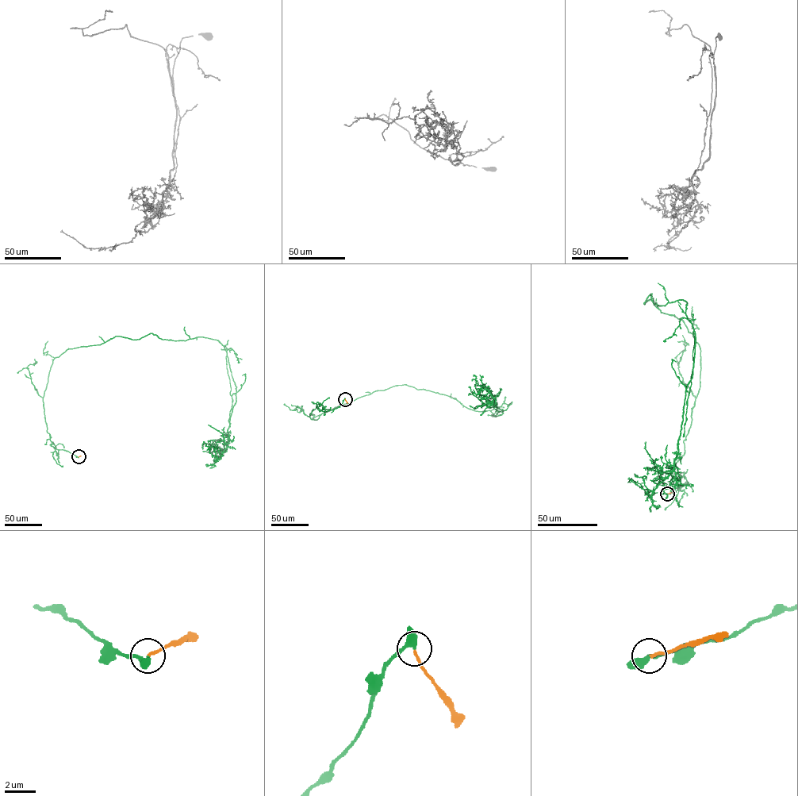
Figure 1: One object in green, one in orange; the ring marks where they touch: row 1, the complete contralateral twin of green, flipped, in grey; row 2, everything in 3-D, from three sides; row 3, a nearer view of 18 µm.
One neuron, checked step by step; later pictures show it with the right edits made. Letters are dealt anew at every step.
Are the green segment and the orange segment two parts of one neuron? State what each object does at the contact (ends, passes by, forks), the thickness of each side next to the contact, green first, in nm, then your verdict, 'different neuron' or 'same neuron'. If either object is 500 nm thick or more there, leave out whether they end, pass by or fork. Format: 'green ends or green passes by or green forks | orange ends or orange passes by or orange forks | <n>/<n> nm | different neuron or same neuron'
green passes by | orange ends | 320/160 nm | same neuron

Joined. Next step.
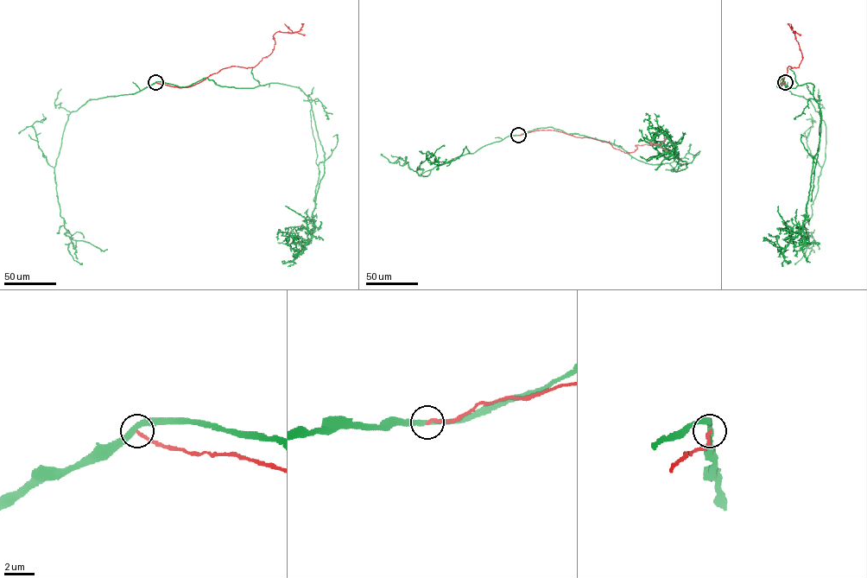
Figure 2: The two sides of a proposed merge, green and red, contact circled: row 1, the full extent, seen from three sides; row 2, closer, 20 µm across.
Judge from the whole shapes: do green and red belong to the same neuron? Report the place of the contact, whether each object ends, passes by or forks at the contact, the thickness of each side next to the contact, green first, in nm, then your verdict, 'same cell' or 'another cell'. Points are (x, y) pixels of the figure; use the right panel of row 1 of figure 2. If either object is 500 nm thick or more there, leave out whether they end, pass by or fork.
place (785, 82); green passes by; red ends; calibres 360 and 200 nm; another cell

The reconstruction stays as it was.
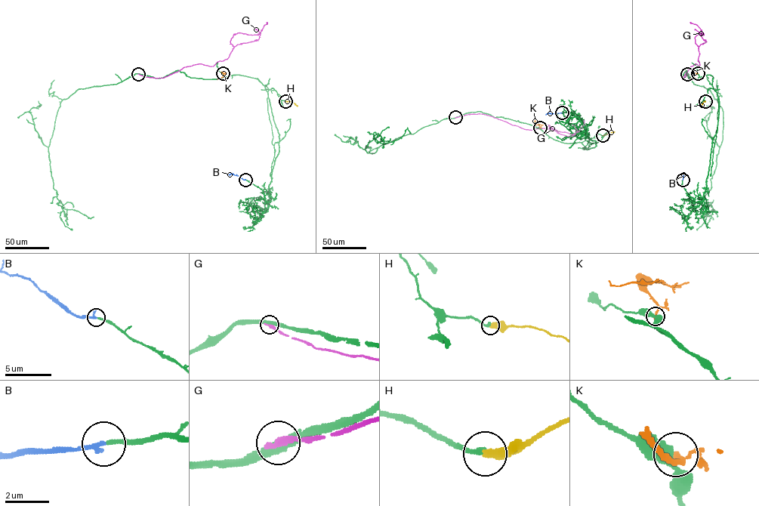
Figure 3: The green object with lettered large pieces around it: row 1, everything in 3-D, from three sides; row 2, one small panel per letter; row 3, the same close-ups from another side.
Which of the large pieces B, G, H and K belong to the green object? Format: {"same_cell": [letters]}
{"same_cell": ["B", "H"]}

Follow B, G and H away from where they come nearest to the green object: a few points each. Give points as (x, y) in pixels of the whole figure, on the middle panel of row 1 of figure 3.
B: (562, 112), (545, 114)
G: (455, 117), (479, 113), (526, 129), (547, 130), (550, 128), (548, 124), (570, 134), (580, 129), (584, 120)
H: (603, 135), (614, 131)

